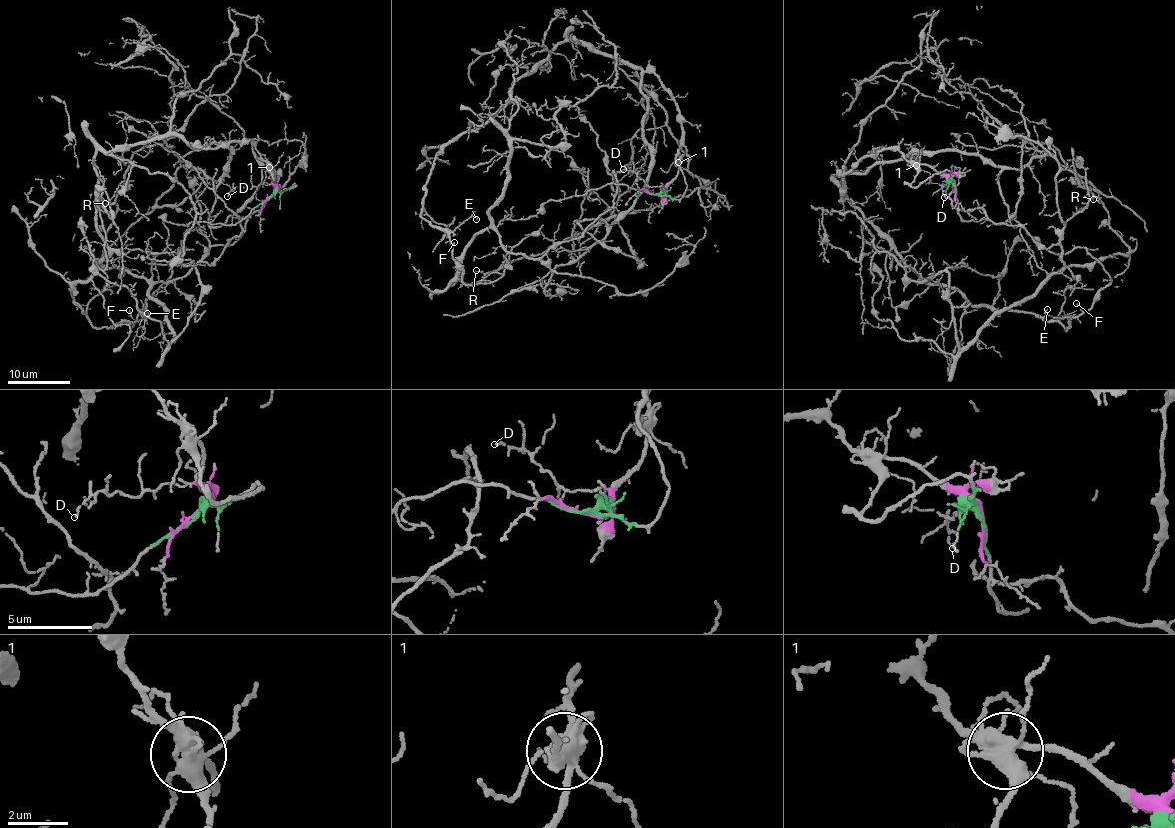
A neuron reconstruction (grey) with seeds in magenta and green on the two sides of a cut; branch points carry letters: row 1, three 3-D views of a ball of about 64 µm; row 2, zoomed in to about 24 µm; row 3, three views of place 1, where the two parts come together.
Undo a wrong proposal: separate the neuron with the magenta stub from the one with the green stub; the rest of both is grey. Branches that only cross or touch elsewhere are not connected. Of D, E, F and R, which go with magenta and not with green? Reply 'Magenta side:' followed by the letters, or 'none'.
Magenta side: D, E, F

